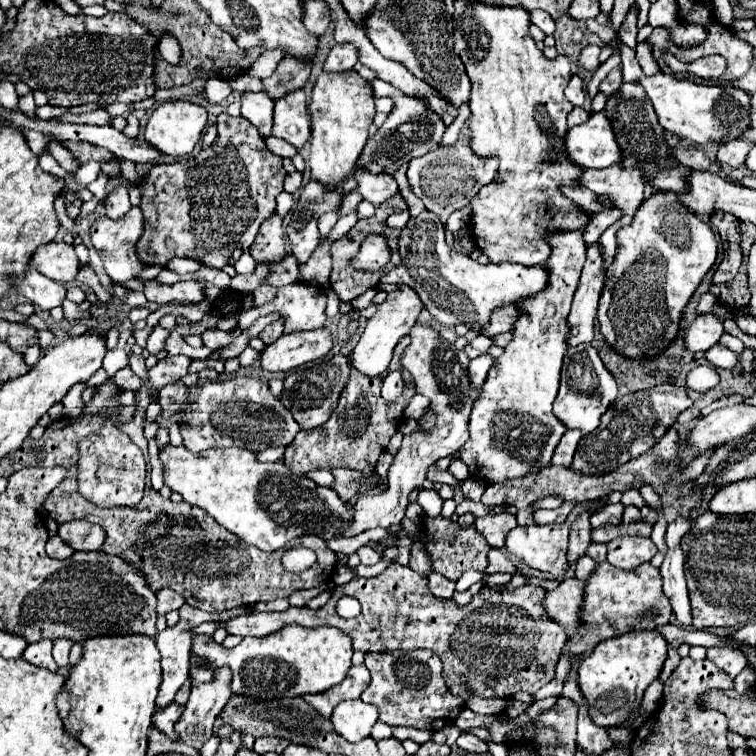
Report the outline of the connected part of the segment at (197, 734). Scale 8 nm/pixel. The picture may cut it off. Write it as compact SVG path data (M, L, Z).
M219 667L213 673L211 683L199 683L191 689L191 697L185 705L185 711L175 723L175 731L189 747L201 751L203 743L211 739L215 717L225 707L225 701L229 701L233 693L229 685L231 669Z

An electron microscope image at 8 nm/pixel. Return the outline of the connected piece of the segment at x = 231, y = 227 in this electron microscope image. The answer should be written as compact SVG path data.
M225 113L219 115L219 117L217 117L217 131L219 131L219 135L217 135L215 143L213 143L209 149L201 151L197 157L185 157L185 159L181 159L181 161L177 161L177 163L169 163L169 165L165 165L165 163L153 165L149 171L143 173L141 187L139 187L139 189L141 189L141 205L139 205L139 207L141 207L141 211L143 211L145 225L143 225L143 235L141 235L141 239L137 241L137 257L139 257L139 261L143 261L145 265L163 265L163 263L171 261L173 257L187 257L187 259L195 259L195 261L199 261L199 263L203 263L203 265L207 265L207 267L221 269L221 267L227 263L227 259L233 255L235 249L249 249L249 247L253 245L261 223L275 213L275 199L277 199L277 195L283 191L283 179L285 179L285 175L287 175L287 171L285 171L283 165L281 165L281 159L275 157L273 153L269 153L269 149L265 147L265 139L263 139L263 137L257 133L257 129L253 129L253 125L249 125L249 121L245 121L243 117L229 117L229 115L225 115Z

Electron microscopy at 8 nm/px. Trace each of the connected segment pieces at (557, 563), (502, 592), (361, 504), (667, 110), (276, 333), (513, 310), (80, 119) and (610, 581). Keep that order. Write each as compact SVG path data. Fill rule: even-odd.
M595 501L575 507L563 525L515 527L515 529L509 531L509 535L507 535L507 551L529 567L561 579L561 577L567 573L567 569L569 569L569 561L567 561L567 539L569 539L571 521L577 519L577 515L581 515L581 511L585 511L585 509L587 509L589 505L593 505L593 503L595 503Z
M395 563L377 577L357 577L355 581L337 587L329 603L321 609L289 607L285 613L249 613L229 621L219 621L219 625L227 629L227 633L239 637L265 637L289 623L297 623L301 627L329 625L345 631L353 639L353 649L363 653L427 647L441 657L443 677L453 695L459 691L463 699L469 697L467 689L459 683L459 675L467 675L475 695L487 699L511 699L517 691L535 693L553 679L557 659L567 641L565 629L547 621L545 611L541 609L541 597L545 597L545 591L533 585L485 585L469 605L459 607L453 599L433 597L423 575L415 573L409 565L403 567ZM343 595L359 599L361 613L355 619L343 619L337 615L335 607ZM489 679L497 679L495 689L485 687L485 681Z
M415 323L413 329L409 331L409 337L411 343L405 347L401 355L401 365L415 379L417 393L431 399L431 405L427 407L427 413L423 417L423 425L429 429L429 435L423 435L421 429L413 435L405 435L403 445L389 469L387 489L361 495L355 503L355 513L353 513L355 523L349 525L349 529L343 529L339 537L355 537L367 529L375 527L387 529L399 523L409 505L407 497L415 487L419 487L425 481L427 467L441 457L453 455L469 439L469 413L473 409L473 401L479 391L469 389L469 379L465 377L465 369L469 365L467 355L449 345L449 341L445 341L431 325Z
M625 43L621 45L621 65L625 81L641 81L647 97L655 107L655 113L659 115L661 127L683 141L691 141L697 145L705 145L707 141L727 143L737 139L737 135L741 135L741 131L749 127L749 95L741 89L731 89L731 85L697 85L689 79L677 79L665 73L657 73L655 77L641 77L641 67L637 65L635 53Z
M283 319L267 325L267 327L259 333L259 339L261 339L265 345L271 345L271 343L275 343L275 341L281 337L281 331L283 331Z
M503 305L503 307L495 309L495 313L489 319L489 325L485 325L479 333L493 337L497 333L511 331L511 325L515 319L517 319L517 305Z
M103 109L97 111L89 111L89 113L81 113L81 115L63 115L59 117L61 121L69 121L69 123L89 123L89 125L107 125L109 123L109 115Z
M603 561L597 563L595 571L585 581L585 597L579 615L583 631L573 635L573 639L567 643L567 651L575 659L591 653L601 641L609 637L619 637L631 631L651 631L659 625L667 625L669 619L671 605L661 589L659 569L655 569L651 563L645 563L625 573L623 569L613 569L613 565Z

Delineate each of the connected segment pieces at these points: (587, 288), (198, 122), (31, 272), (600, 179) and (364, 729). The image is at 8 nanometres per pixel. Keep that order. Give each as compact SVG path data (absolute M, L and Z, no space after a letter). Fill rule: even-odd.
M591 245L587 249L587 261L581 273L579 287L573 297L571 313L567 317L567 325L571 329L569 333L569 345L581 345L593 341L595 331L595 315L597 315L597 303L599 295L605 283L605 271L603 271L603 257L597 245Z
M167 101L167 103L157 105L157 109L151 113L145 127L145 141L163 155L185 157L195 149L205 125L207 125L205 107L189 103L189 101Z
M29 267L25 271L23 279L21 277L9 277L9 283L25 299L29 299L33 305L41 307L43 311L51 311L53 307L61 305L65 299L65 285L47 279L45 275L37 273L33 267Z
M611 165L607 169L589 169L579 175L579 185L597 195L607 195L625 215L633 215L641 199L645 199L645 180L635 167Z
M361 699L343 701L331 713L331 723L335 733L347 741L361 741L369 737L371 727L377 721L377 709Z

